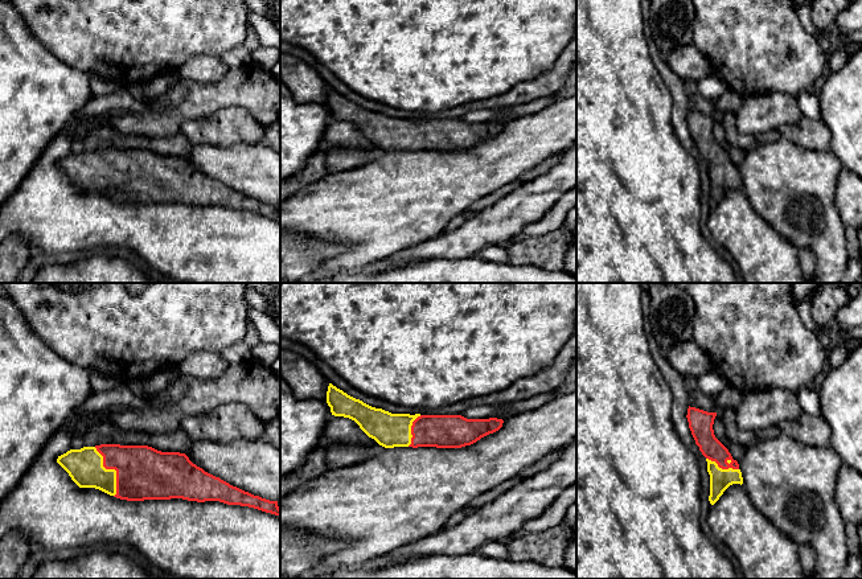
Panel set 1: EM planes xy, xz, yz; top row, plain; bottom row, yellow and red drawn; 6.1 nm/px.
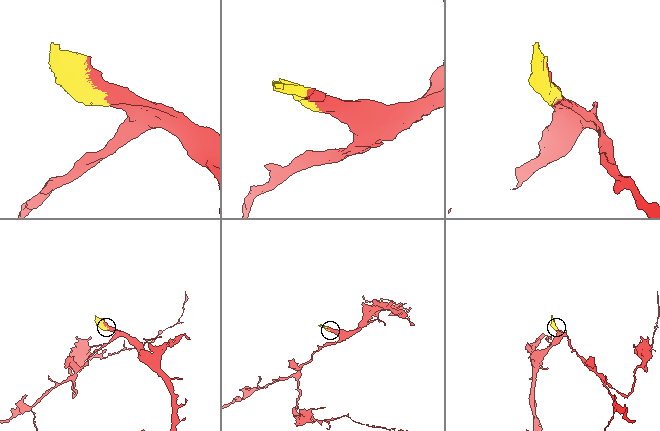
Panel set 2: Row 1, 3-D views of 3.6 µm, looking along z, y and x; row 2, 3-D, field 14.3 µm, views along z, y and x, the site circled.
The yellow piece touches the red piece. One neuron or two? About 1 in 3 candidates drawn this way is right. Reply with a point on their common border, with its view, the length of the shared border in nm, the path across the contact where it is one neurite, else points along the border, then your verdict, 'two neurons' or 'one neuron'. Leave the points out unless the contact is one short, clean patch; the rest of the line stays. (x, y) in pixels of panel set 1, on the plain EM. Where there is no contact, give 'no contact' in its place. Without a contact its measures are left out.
contact xy (113, 173); length 320 nm; one neuron

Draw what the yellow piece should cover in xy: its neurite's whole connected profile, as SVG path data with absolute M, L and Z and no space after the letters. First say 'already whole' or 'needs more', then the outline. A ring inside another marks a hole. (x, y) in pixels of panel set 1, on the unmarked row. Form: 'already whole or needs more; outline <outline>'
needs more; outline M100 148L70 153L57 167L79 192L95 192L127 205L171 204L219 205L227 209L254 212L280 221L278 205L245 196L193 168L185 157L161 156L148 149Z

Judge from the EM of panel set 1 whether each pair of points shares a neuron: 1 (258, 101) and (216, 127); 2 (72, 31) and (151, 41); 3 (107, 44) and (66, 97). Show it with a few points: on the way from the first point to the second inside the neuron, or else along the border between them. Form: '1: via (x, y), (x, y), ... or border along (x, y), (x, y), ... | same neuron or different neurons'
1: border along (213, 113), (239, 106), (265, 126) | different neurons
2: via (91, 31), (102, 31), (122, 40), (131, 40) | same neuron
3: border along (57, 57), (89, 74) | different neurons

